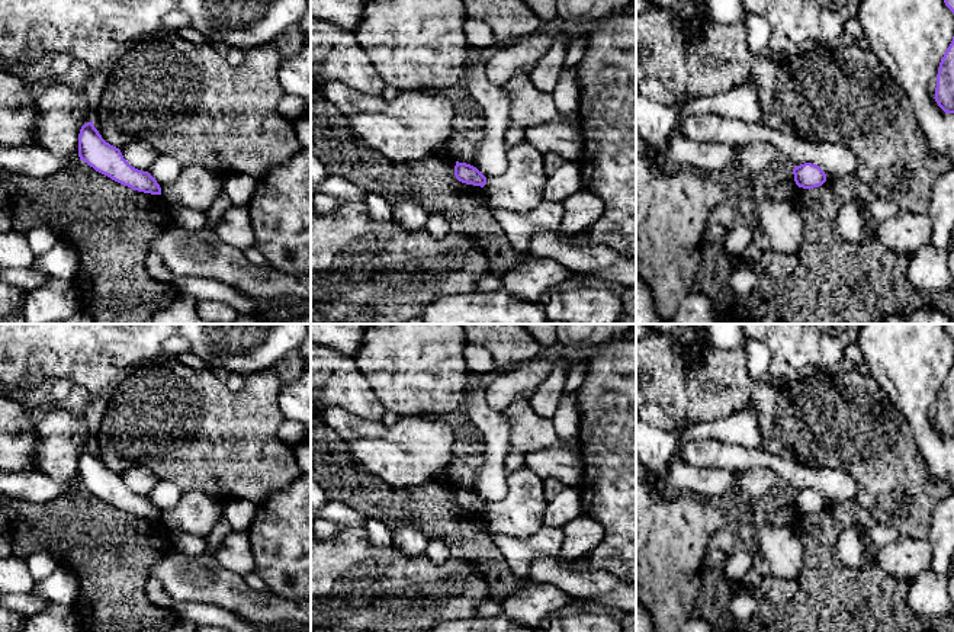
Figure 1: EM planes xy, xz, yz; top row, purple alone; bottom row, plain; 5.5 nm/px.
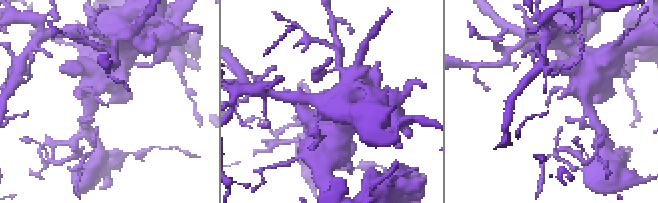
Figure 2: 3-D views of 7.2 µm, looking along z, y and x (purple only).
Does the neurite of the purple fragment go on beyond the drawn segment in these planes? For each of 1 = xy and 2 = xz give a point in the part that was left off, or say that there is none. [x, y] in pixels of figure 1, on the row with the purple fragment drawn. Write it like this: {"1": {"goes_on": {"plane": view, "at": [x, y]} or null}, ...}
{"1": {"goes_on": null}, "2": {"goes_on": null}}

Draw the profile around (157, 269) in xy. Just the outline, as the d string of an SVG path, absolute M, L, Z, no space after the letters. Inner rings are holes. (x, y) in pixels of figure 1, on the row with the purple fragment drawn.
M155 251L148 253L145 266L148 275L160 283L173 285L177 279L177 276L167 267L163 257Z

